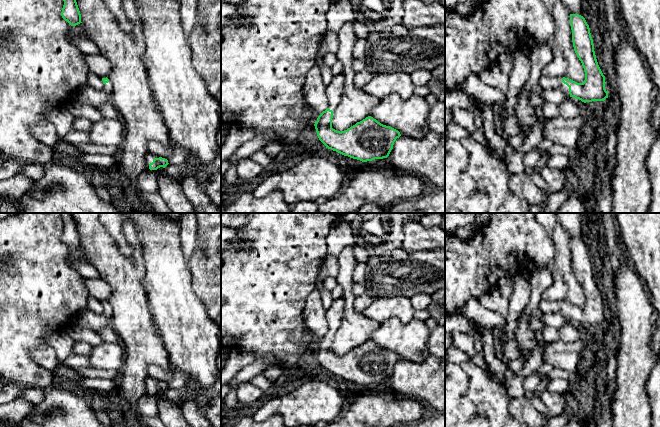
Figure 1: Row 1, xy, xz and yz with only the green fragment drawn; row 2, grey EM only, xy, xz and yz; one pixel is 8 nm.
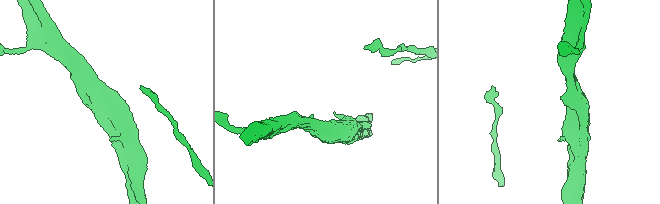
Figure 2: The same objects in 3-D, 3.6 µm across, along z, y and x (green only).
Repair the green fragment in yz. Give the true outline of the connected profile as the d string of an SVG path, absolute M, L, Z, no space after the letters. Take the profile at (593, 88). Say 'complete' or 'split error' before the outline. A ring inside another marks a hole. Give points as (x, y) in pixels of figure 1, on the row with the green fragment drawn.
split error | M570 14L572 42L574 51L582 63L585 72L583 83L577 83L569 78L550 78L541 76L539 85L543 90L553 89L574 97L582 102L604 101L608 98L603 75L594 51L590 28L585 18L579 14Z

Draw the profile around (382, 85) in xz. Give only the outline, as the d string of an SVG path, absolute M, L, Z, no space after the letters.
M397 71L375 75L362 89L379 99L390 94L397 94L402 99L408 99L414 94L415 85L410 74Z

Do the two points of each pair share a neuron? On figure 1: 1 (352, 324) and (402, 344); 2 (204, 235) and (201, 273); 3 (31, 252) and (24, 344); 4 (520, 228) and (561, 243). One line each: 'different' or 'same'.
1: different
2: same
3: same
4: different

